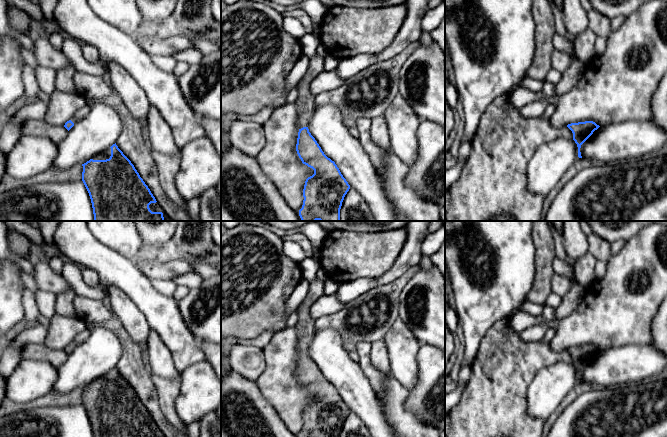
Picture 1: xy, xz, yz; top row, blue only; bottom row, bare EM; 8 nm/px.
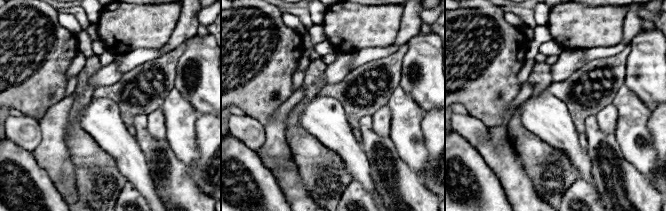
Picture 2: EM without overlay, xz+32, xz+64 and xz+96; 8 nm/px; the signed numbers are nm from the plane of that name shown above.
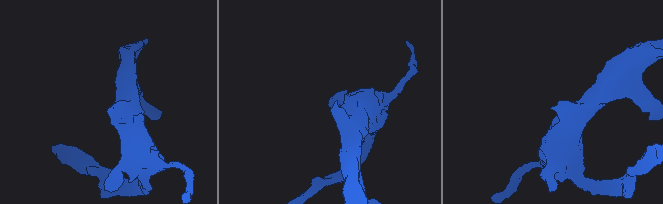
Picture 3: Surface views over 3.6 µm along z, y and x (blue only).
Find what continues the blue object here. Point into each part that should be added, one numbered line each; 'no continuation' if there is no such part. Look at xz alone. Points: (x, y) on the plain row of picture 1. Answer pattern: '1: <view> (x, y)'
1: xz (305, 328)

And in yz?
no continuation

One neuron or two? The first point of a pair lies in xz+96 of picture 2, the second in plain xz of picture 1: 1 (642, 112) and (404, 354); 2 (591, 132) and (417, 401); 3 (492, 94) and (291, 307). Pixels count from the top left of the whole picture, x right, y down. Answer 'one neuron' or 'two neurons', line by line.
1: one neuron
2: two neurons
3: two neurons

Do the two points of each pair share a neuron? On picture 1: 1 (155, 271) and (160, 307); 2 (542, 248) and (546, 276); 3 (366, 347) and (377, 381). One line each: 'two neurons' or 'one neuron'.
1: two neurons
2: one neuron
3: one neuron

